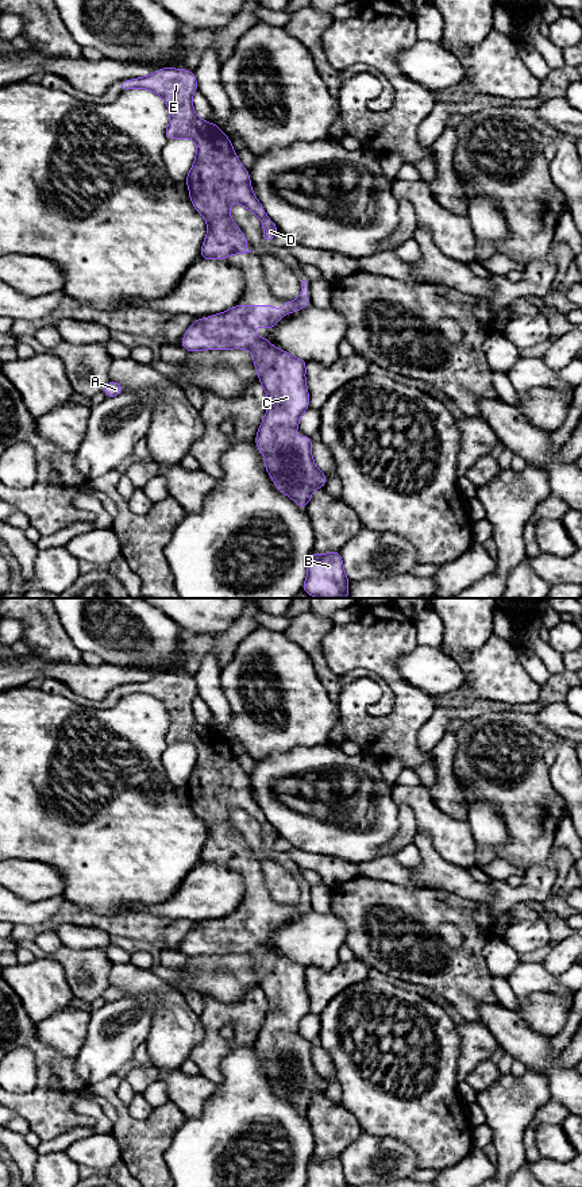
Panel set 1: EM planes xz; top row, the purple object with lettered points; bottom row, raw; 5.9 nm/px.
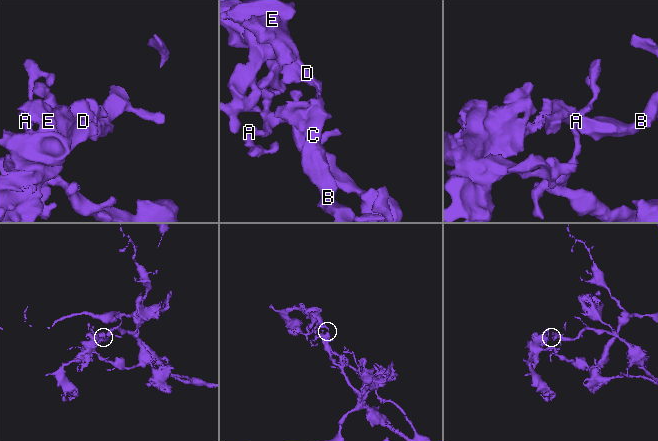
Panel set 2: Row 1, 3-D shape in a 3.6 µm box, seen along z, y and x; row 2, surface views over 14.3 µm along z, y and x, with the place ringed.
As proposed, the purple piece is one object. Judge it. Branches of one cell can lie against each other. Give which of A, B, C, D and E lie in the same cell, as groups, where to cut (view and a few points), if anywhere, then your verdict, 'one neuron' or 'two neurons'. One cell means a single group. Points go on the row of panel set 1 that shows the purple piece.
A D E / B C; cut in xz along (249, 307), (251, 318); two neurons

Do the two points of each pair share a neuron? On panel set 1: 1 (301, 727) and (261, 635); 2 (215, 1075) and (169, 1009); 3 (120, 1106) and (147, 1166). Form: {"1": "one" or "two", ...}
{"1": "one", "2": "two", "3": "one"}

